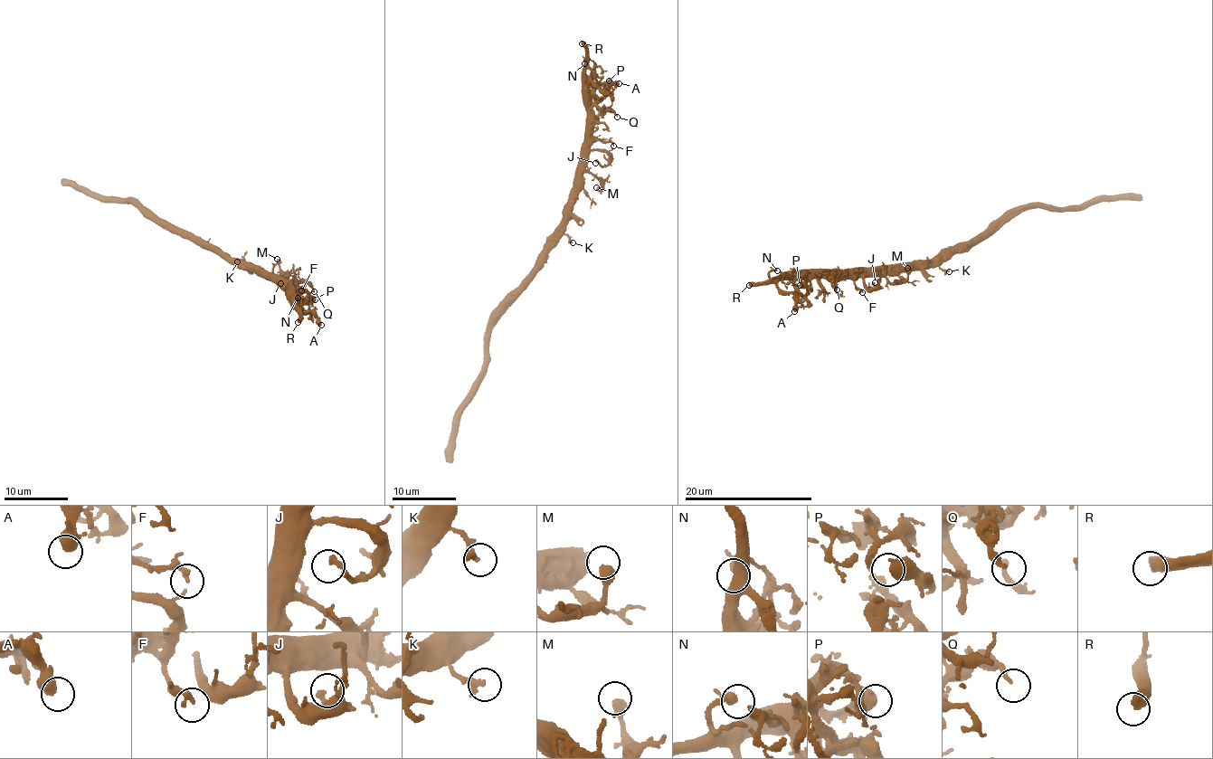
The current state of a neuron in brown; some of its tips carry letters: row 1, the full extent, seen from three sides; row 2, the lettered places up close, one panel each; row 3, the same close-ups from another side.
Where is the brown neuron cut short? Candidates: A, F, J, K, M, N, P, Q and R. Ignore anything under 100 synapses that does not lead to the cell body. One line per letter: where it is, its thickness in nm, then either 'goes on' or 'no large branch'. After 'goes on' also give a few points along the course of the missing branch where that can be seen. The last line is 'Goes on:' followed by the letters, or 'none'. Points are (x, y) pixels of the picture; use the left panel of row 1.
A: (321, 325) | 360 nm | no large branch
F: (301, 290) | 160 nm | no large branch
J: (280, 283) | 220 nm | no large branch
K: (237, 261) | 300 nm | no large branch
M: (277, 259) | 440 nm | no large branch
N: (298, 298) | 320 nm | no large branch
P: (315, 299) | 400 nm | no large branch
Q: (314, 291) | 240 nm | no large branch
R: (298, 322) | 500 nm | no large branch
Goes on: none

